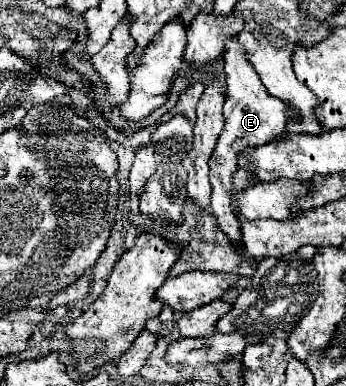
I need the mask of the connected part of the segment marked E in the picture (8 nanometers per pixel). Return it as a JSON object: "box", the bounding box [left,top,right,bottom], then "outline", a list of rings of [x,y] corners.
{"box":[210,37,292,249],"outline":[[[234,37],[228,41],[224,51],[224,63],[226,63],[226,103],[224,103],[224,117],[226,127],[222,135],[218,137],[216,149],[210,157],[210,181],[212,181],[212,197],[210,207],[212,213],[218,219],[220,229],[242,249],[238,243],[240,239],[240,221],[236,219],[236,213],[230,207],[230,193],[232,193],[232,173],[238,167],[238,153],[240,149],[246,149],[250,143],[268,143],[286,133],[286,123],[292,117],[292,107],[282,103],[278,97],[272,97],[262,81],[256,77],[256,71],[252,65],[248,65],[244,57],[244,49],[240,49],[240,41]]]}

